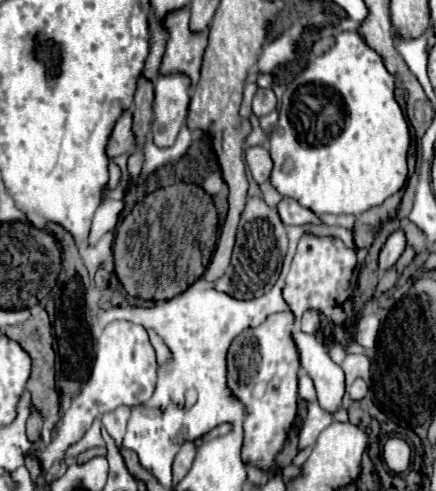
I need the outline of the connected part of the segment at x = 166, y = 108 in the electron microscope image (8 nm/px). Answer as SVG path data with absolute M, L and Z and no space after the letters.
M184 73L158 75L154 83L154 121L152 133L154 141L160 147L170 147L176 141L180 127L188 115L190 103L190 77Z

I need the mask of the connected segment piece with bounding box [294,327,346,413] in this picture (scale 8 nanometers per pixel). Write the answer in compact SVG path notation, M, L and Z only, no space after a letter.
M296 327L294 341L300 353L300 363L312 377L314 387L318 391L320 407L328 413L336 413L342 405L342 397L346 391L344 371L330 359L328 351L316 339L316 335L308 335L300 327Z

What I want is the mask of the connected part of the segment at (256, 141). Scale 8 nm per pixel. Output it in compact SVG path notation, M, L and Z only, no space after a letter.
M250 117L250 121L252 121L252 133L248 135L248 139L246 139L246 143L244 143L244 149L248 149L248 147L254 147L254 145L260 145L262 143L262 137L260 137L260 129L256 127L258 123L258 117Z

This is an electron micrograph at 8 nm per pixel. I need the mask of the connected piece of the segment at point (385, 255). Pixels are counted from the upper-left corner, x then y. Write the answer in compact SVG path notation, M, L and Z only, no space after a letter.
M398 229L388 237L386 245L380 251L380 271L390 269L398 261L398 257L402 255L404 247L406 247L406 237L404 237L404 231Z

